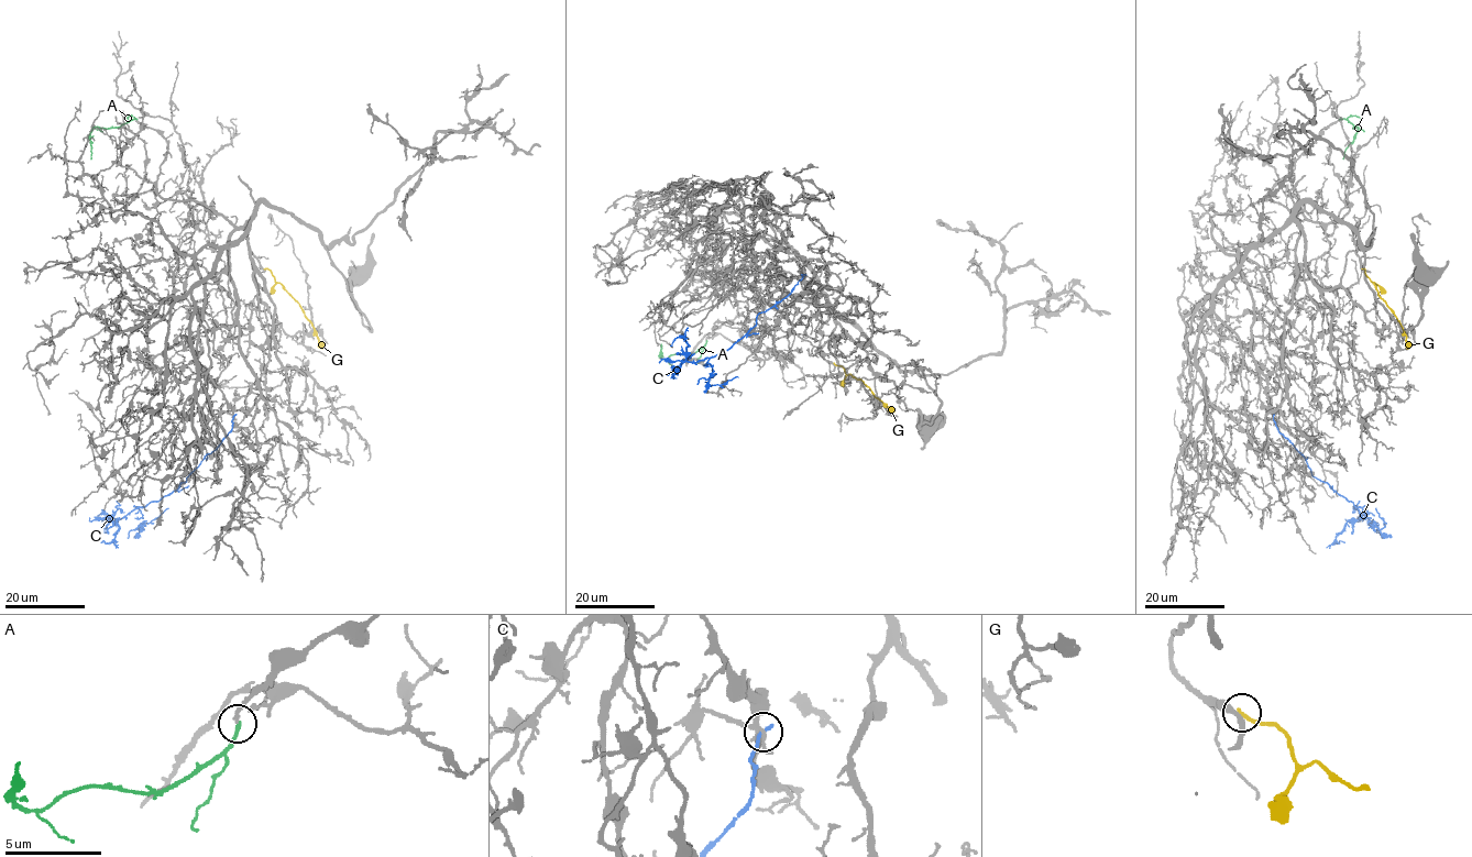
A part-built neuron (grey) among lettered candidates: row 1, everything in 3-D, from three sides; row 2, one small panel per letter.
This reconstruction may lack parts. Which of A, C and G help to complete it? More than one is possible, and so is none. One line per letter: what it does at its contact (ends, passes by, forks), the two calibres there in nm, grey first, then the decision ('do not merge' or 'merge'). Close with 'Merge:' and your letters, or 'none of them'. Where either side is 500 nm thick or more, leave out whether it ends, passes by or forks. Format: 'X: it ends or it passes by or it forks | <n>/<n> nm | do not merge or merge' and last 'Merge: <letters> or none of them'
A: it ends | 130/200 nm | merge
C: it ends | 170/190 nm | do not merge
G: it ends | 280/200 nm | do not merge
Merge: A

